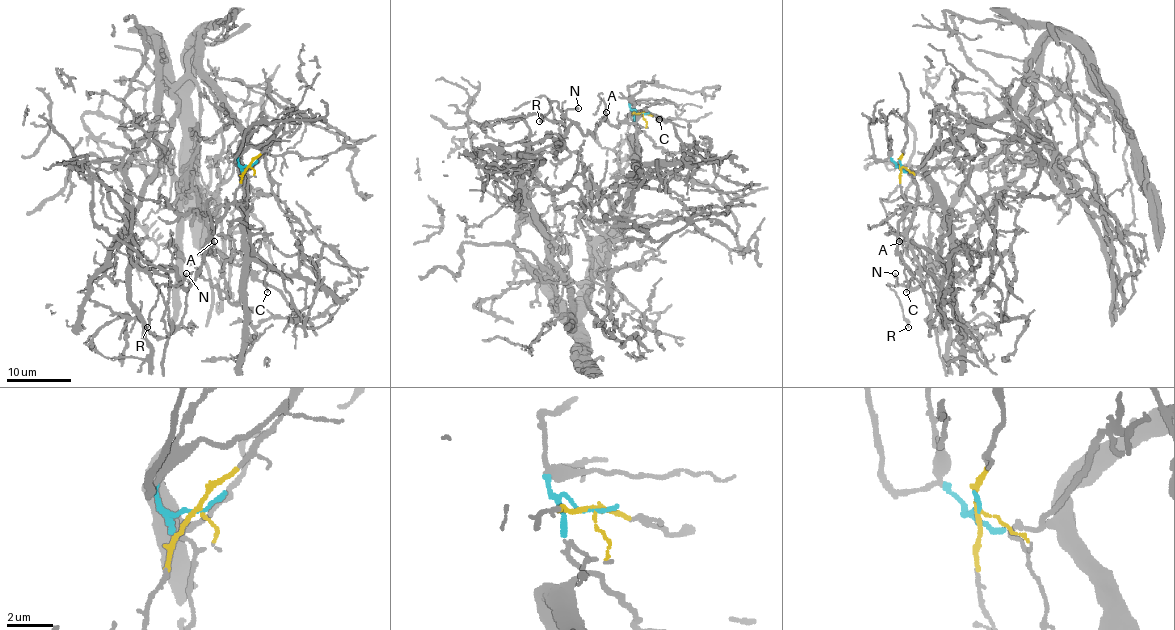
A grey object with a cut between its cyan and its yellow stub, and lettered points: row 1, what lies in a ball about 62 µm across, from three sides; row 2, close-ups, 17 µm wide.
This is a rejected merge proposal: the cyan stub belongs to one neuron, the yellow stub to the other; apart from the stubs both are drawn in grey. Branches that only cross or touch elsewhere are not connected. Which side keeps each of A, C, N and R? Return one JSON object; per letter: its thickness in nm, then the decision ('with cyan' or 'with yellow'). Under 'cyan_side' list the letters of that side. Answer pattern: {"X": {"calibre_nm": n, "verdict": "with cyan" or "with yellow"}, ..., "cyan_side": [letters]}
{"A": {"calibre_nm": 120, "verdict": "with yellow"}, "C": {"calibre_nm": 130, "verdict": "with yellow"}, "N": {"calibre_nm": 130, "verdict": "with yellow"}, "R": {"calibre_nm": 140, "verdict": "with yellow"}, "cyan_side": []}

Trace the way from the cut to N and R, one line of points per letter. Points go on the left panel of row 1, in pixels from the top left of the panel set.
N: (248, 166), (233, 201), (216, 227), (198, 276), (185, 289), (174, 285), (187, 273)
R: (248, 166), (233, 201), (216, 227), (195, 281), (185, 289), (161, 285), (156, 305), (149, 313), (148, 327)

